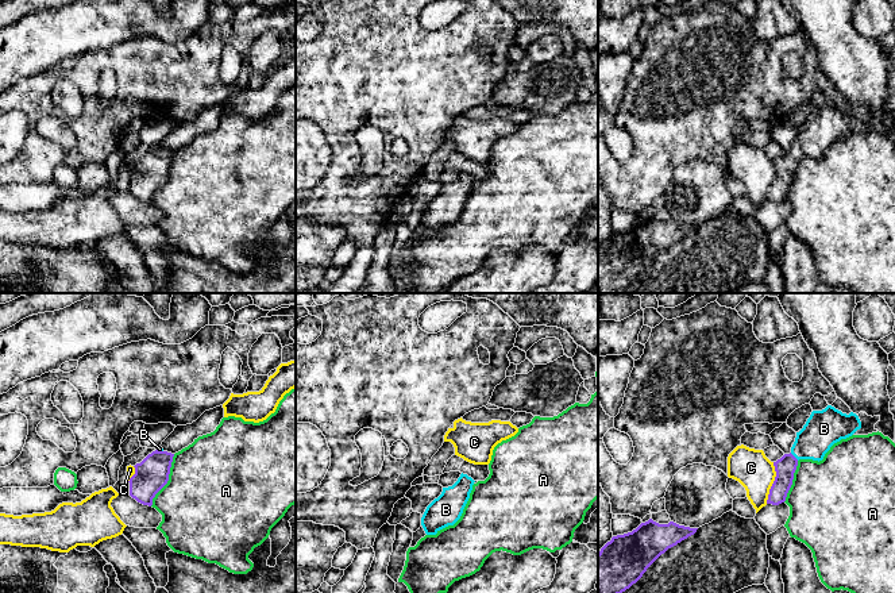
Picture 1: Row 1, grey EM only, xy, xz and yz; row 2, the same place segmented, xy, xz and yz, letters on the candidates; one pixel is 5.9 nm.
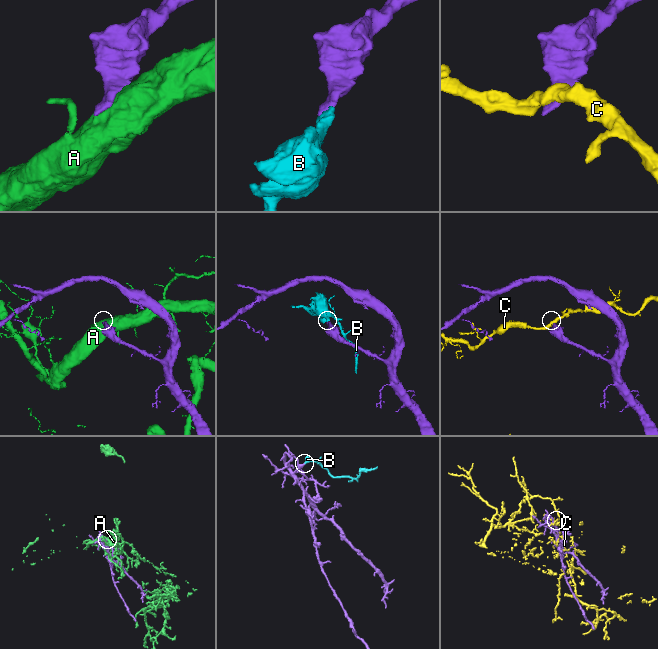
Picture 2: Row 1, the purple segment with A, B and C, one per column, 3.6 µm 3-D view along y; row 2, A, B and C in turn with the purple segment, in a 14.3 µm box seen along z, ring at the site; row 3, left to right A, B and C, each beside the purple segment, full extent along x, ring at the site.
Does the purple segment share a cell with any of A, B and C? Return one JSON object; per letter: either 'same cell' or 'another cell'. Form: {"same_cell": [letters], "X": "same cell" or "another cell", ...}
{"same_cell": ["B"], "A": "another cell", "B": "same cell", "C": "another cell"}

